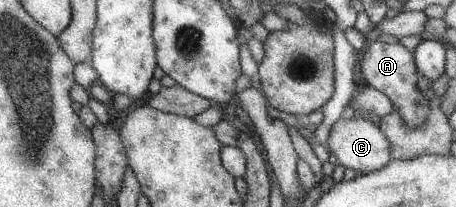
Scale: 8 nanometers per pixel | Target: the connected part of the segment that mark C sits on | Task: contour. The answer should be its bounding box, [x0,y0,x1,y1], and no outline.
[324,117,392,175]

